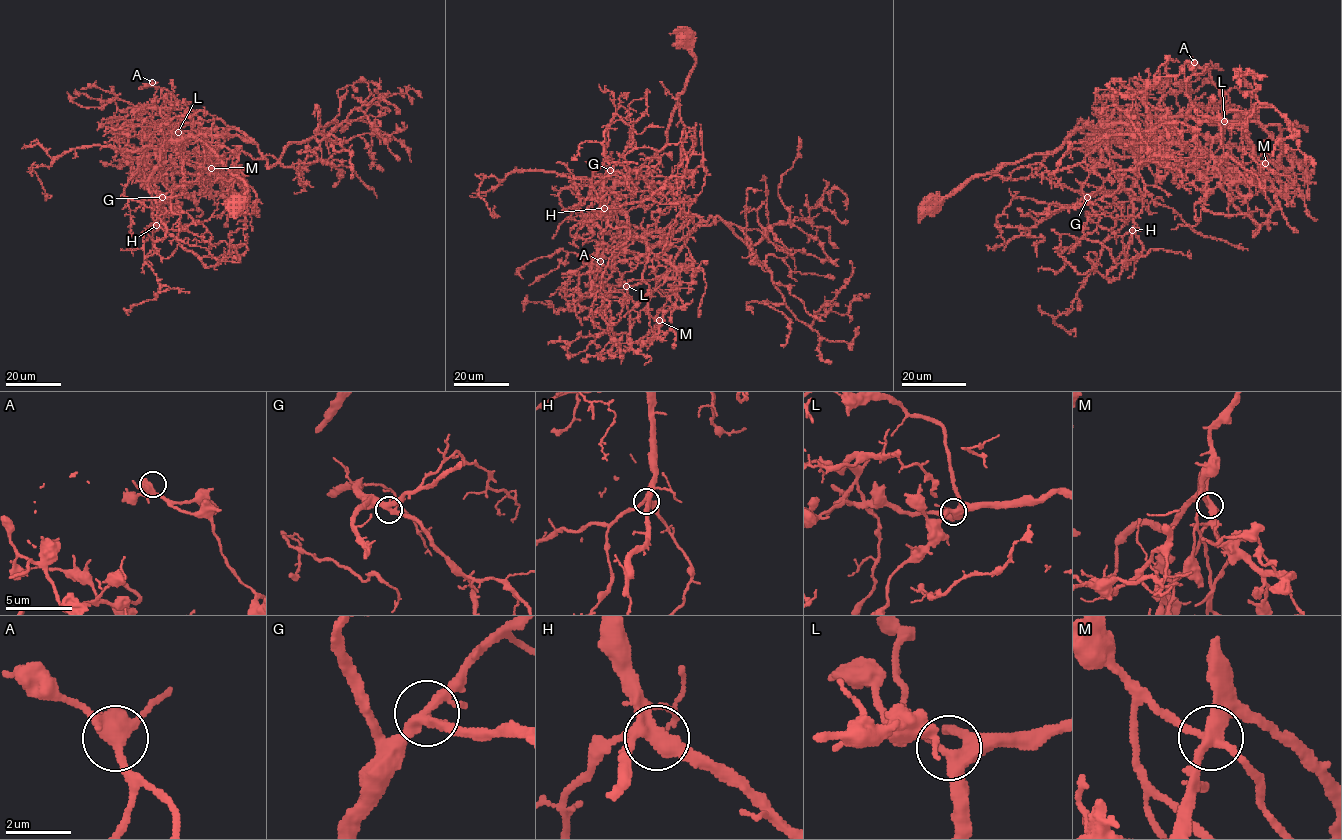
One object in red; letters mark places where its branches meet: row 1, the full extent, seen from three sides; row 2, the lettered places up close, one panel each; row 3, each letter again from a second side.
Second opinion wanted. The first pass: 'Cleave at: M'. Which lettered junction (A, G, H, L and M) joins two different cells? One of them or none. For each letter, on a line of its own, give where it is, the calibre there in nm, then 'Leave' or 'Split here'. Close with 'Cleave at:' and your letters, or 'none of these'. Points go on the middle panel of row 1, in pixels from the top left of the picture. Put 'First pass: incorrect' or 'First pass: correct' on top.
First pass: correct
A: Place: (600, 261). Thickness 460 nm. Leave
G: Place: (610, 170). Thickness 320 nm. Leave
H: Place: (604, 208). Thickness 360 nm. Leave
L: Place: (626, 286). Thickness 360 nm. Leave
M: Place: (659, 320). Thickness 360 nm. Split here
Cleave at: M

